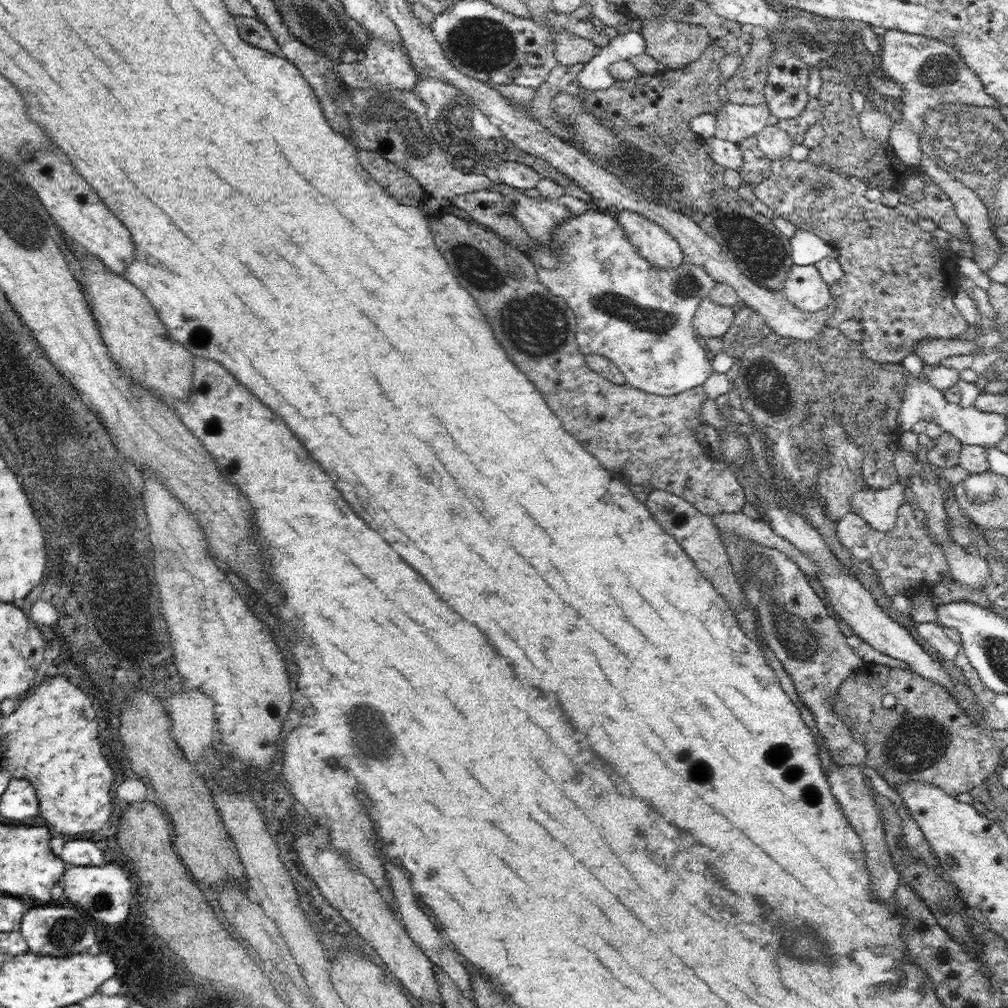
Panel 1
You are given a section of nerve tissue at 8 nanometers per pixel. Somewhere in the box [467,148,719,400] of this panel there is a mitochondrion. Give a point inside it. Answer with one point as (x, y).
(614, 305)

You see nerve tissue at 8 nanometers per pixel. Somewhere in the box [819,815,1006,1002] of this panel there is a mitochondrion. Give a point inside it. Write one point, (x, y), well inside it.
(945, 910)

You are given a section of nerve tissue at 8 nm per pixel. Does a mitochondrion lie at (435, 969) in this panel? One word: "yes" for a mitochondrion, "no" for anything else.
no

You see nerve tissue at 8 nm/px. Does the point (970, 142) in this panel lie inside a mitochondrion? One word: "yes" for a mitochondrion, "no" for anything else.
yes

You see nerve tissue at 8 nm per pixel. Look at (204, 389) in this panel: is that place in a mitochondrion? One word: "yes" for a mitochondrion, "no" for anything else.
yes

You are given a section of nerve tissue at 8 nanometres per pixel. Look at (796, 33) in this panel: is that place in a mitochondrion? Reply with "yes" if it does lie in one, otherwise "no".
yes

